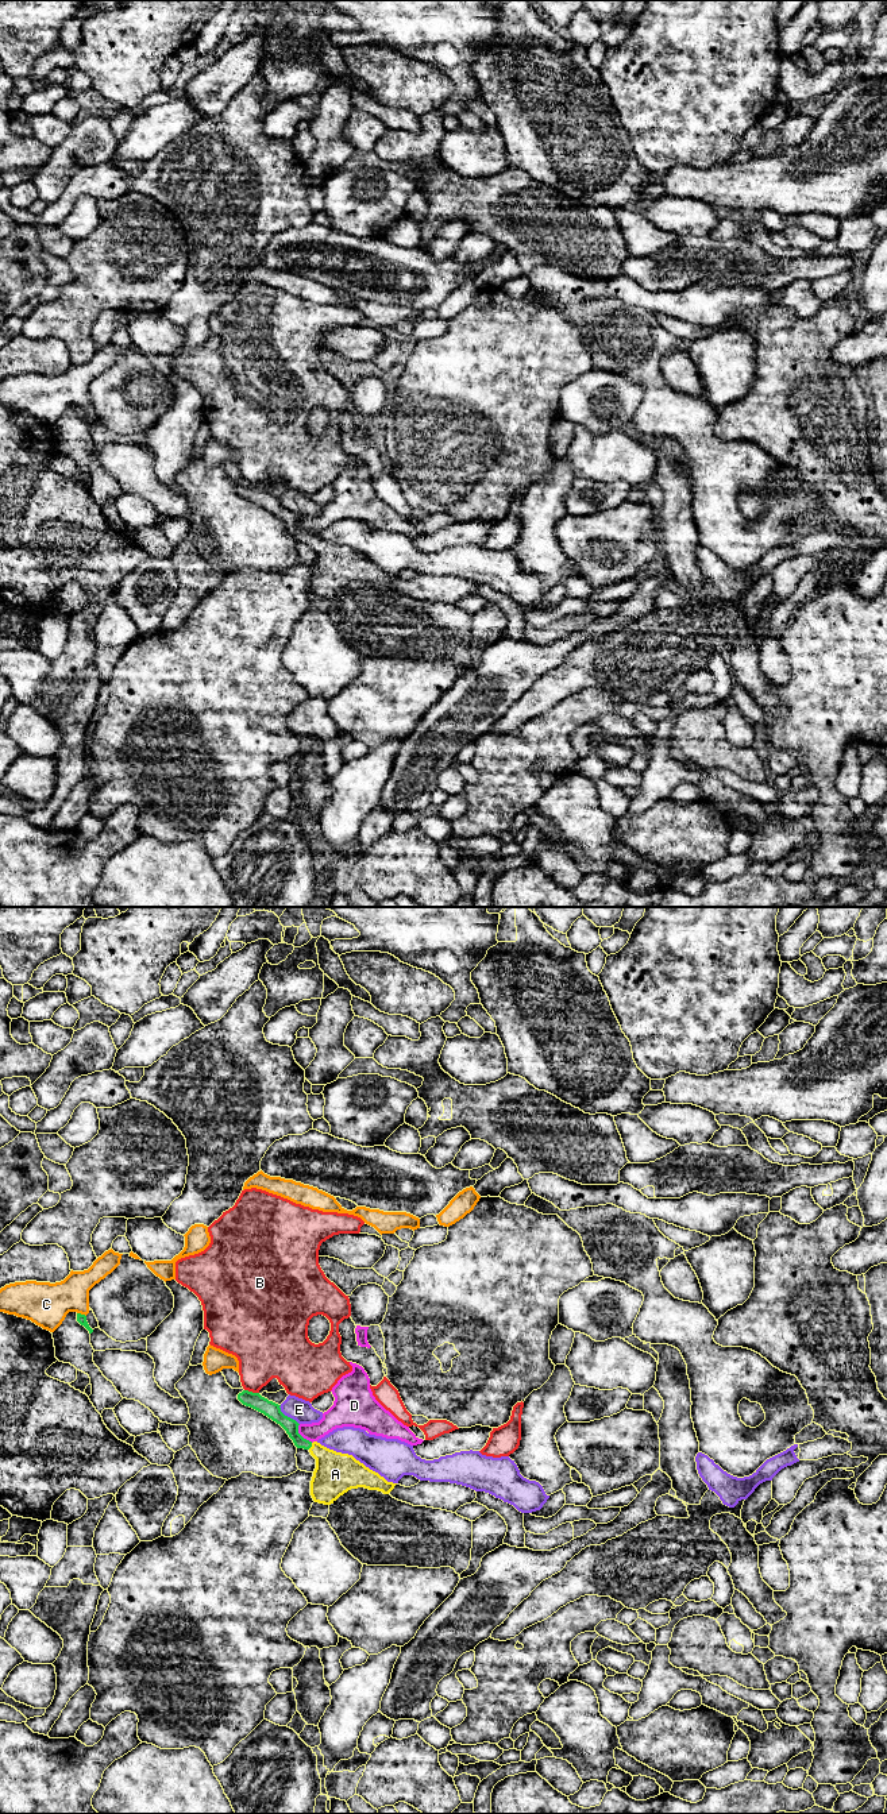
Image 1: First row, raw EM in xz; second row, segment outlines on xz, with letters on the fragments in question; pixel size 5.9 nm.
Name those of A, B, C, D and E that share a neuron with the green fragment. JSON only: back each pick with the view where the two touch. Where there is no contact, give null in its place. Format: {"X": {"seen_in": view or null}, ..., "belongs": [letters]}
{"A": {"seen_in": "xz"}, "belongs": ["A"]}

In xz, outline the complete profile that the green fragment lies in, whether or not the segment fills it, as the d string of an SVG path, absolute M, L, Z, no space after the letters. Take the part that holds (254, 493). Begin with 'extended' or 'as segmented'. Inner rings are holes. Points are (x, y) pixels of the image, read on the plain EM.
extended; M243 483L238 493L277 517L279 517L297 541L304 541L316 552L316 561L311 574L311 588L315 595L331 598L351 582L365 580L389 587L397 576L387 575L378 566L370 563L352 548L336 545L317 534L309 534L298 526L298 516L281 505L281 498L269 494L259 486Z

